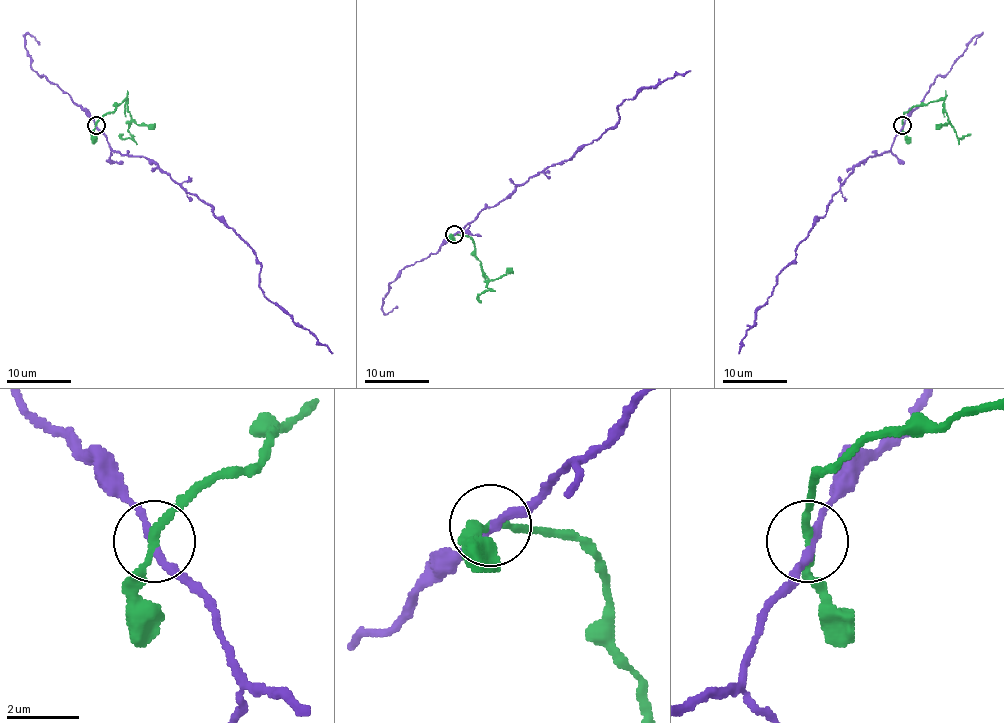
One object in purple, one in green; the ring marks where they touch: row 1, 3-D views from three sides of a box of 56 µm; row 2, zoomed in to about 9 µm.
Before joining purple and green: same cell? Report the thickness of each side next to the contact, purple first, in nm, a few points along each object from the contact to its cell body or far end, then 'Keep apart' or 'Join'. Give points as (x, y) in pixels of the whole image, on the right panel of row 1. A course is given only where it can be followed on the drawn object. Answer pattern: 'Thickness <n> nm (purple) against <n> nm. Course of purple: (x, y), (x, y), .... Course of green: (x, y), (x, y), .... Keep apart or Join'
Thickness 200 nm (purple) against 180 nm. Course of purple: (903, 124), (888, 150), (862, 160), (797, 246), (796, 256), (778, 275), (775, 288), (757, 311), (739, 353). Course of green: (903, 124), (906, 111), (937, 100), (943, 102), (956, 136), (961, 139), (971, 134). Keep apart

